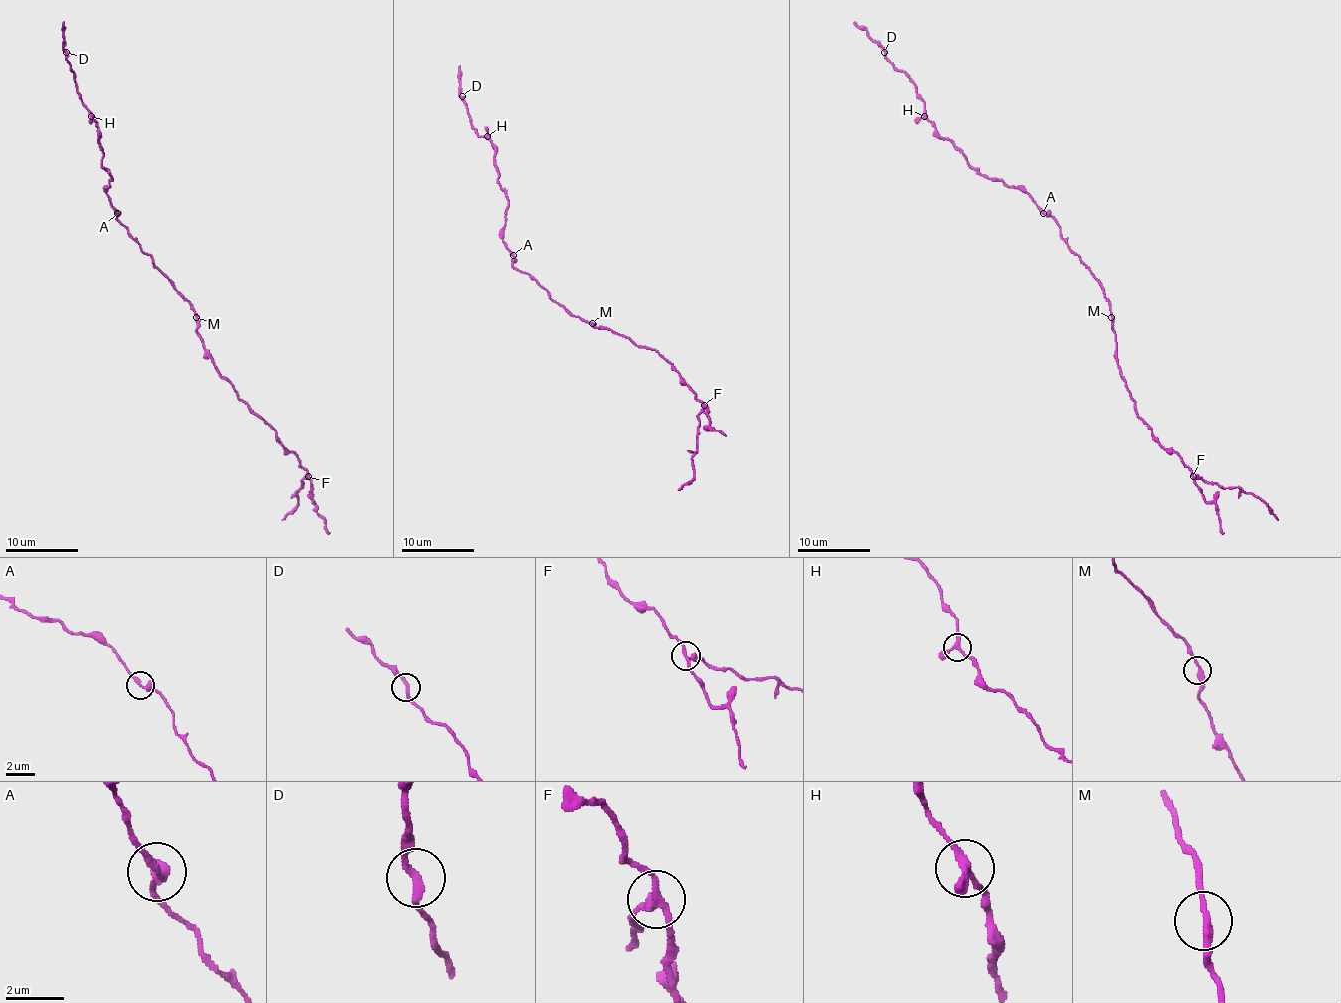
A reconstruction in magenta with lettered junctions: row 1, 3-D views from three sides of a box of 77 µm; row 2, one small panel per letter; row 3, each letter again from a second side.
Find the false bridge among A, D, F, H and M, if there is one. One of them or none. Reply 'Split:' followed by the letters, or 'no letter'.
Split: F

